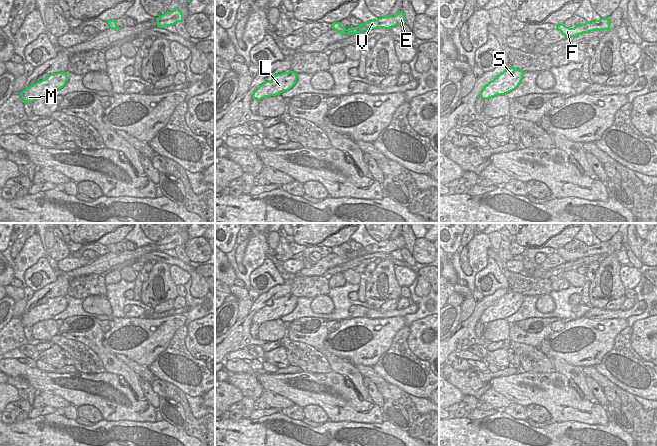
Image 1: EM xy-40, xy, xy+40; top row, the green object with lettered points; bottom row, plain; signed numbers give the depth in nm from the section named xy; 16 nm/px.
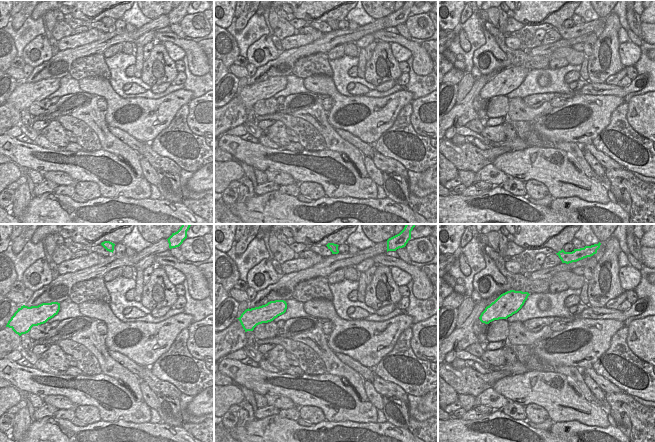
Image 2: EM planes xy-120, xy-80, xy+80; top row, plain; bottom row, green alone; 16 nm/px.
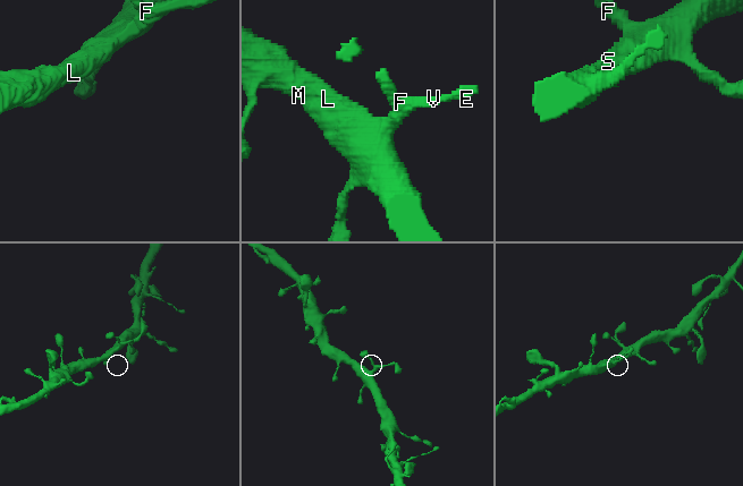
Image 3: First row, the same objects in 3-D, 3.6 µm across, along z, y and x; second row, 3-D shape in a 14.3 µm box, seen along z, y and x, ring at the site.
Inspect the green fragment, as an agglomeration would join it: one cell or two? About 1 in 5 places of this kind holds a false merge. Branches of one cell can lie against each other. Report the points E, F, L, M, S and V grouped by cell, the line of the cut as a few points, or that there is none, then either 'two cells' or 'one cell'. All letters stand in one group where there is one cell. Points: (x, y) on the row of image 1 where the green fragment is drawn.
E F L M S V; no cut; one cell

